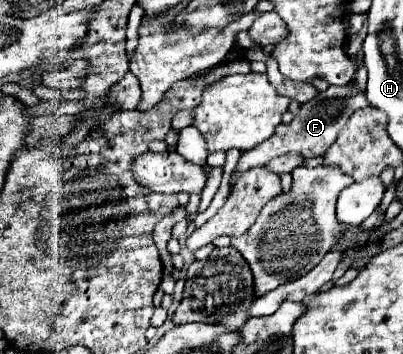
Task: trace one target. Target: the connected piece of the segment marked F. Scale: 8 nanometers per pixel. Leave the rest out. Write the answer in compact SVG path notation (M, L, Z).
M354 83L338 87L338 97L322 99L322 103L320 103L320 99L314 99L312 103L304 103L302 109L300 109L300 113L294 117L294 121L290 125L284 125L284 123L278 125L276 133L268 141L264 141L262 145L258 145L258 147L242 153L242 157L238 161L238 173L236 173L236 177L240 177L242 173L246 173L250 167L266 165L272 157L284 155L288 151L302 153L304 157L324 155L328 151L328 147L336 141L336 135L340 133L340 129L348 123L348 119L354 113L354 109L362 109L362 107L368 107L366 95L360 93L354 87Z

